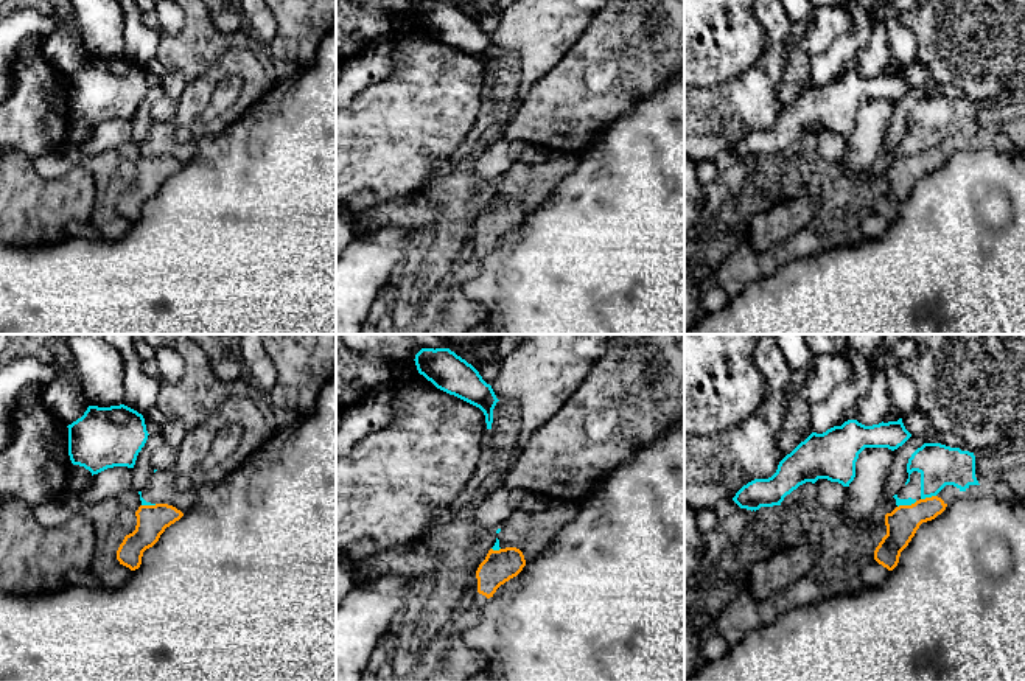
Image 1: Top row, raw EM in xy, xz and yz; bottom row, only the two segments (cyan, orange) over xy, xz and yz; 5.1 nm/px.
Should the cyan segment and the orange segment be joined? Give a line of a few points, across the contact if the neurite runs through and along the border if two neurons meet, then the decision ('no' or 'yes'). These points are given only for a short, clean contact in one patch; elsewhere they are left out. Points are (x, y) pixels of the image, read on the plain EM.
yz (935, 146), (921, 151) | no

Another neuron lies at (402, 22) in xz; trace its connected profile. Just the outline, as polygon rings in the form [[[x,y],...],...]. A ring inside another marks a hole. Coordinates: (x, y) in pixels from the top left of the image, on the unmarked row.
[[[397,12],[392,14],[392,30],[397,33],[412,31],[418,25],[415,12]]]

